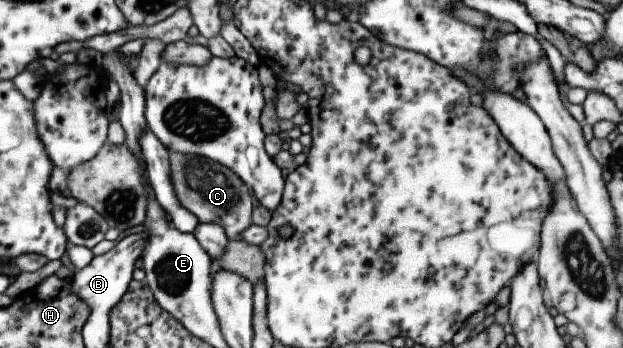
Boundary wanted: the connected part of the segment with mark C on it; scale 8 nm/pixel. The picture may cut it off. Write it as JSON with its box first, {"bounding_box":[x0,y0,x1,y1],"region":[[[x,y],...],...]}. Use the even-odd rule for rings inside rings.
{"bounding_box":[168,150,252,240],"region":[[[168,150],[168,167],[170,167],[170,183],[180,207],[192,213],[199,223],[220,225],[227,240],[240,239],[240,233],[251,224],[252,197],[248,187],[227,167],[206,157],[182,155]]]}

